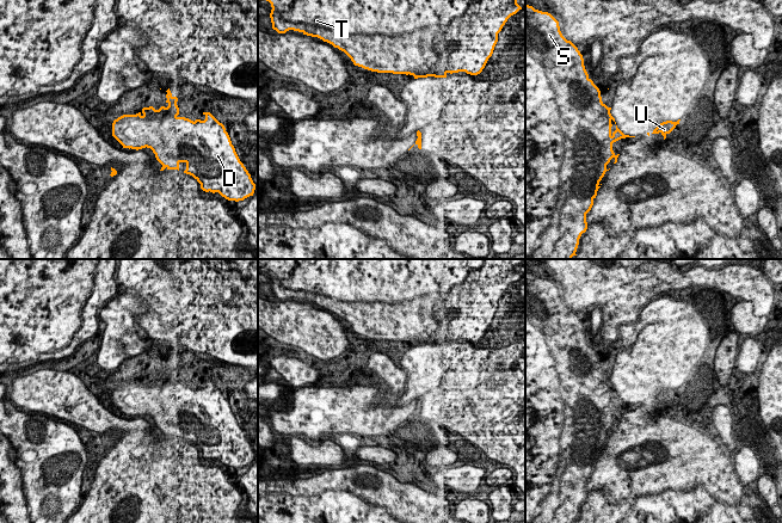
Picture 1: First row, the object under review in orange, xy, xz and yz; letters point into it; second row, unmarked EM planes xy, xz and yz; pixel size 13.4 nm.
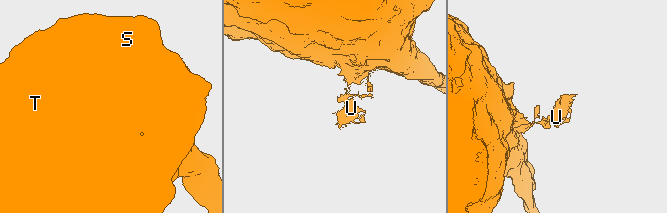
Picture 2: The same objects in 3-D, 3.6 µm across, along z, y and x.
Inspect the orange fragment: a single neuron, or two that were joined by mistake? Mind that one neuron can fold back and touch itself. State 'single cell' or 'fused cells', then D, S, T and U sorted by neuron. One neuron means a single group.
fused cells; groups D S T / U

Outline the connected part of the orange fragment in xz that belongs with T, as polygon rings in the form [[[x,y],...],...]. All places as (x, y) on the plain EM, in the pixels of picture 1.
[[[258,259],[258,269],[266,267],[271,271],[272,296],[278,301],[294,297],[307,303],[318,304],[344,319],[355,333],[377,340],[407,342],[408,339],[426,339],[438,344],[442,340],[452,342],[458,339],[466,339],[470,343],[480,342],[493,321],[498,309],[498,301],[507,287],[522,277],[517,267],[523,262],[524,259],[513,259],[512,264],[505,264],[499,259]]]

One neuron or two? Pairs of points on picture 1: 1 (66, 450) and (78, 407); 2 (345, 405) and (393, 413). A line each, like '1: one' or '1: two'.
1: two
2: one

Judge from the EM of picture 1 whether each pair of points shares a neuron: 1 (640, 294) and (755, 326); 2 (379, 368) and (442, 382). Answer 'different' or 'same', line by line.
1: different
2: different

